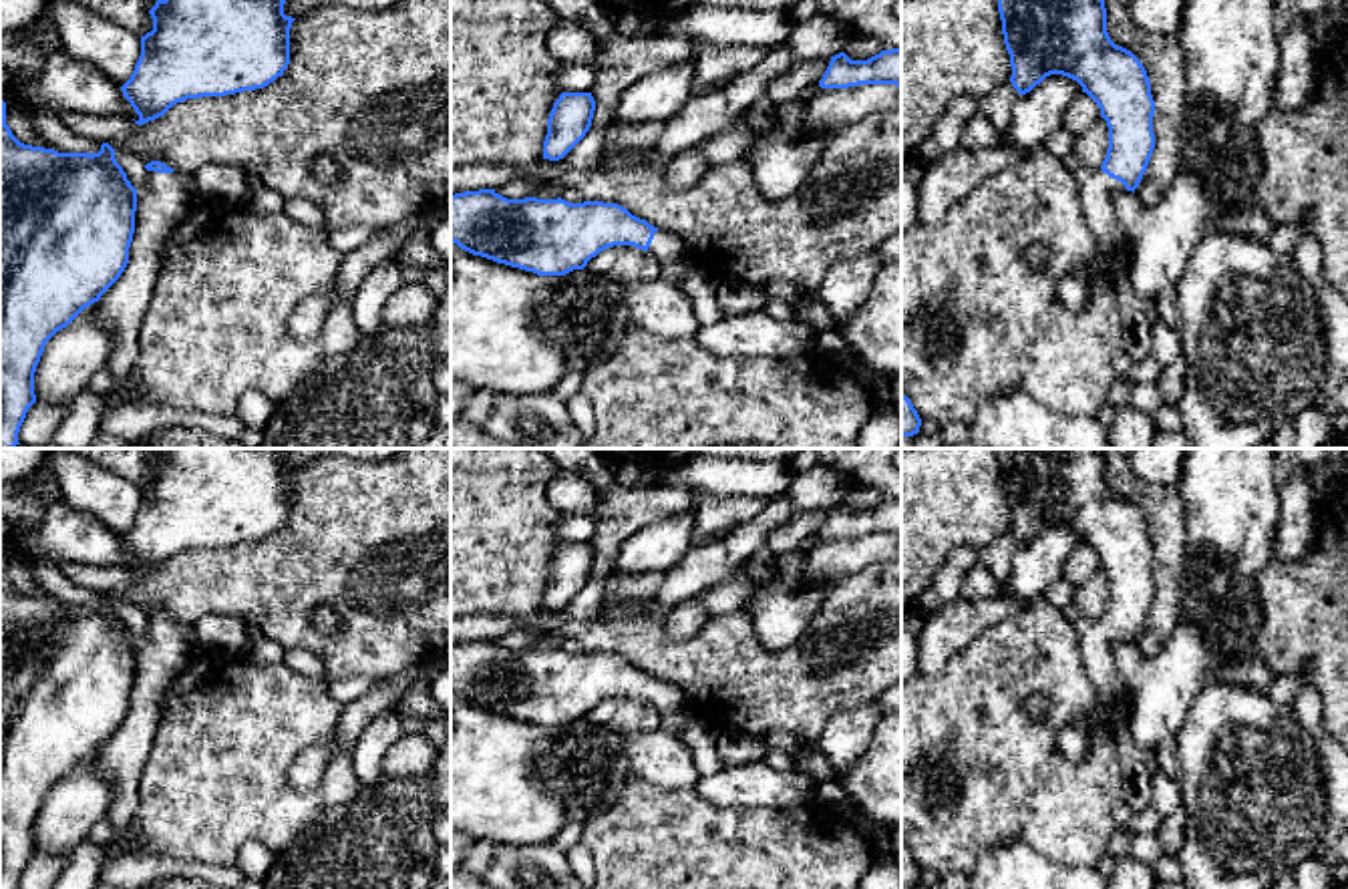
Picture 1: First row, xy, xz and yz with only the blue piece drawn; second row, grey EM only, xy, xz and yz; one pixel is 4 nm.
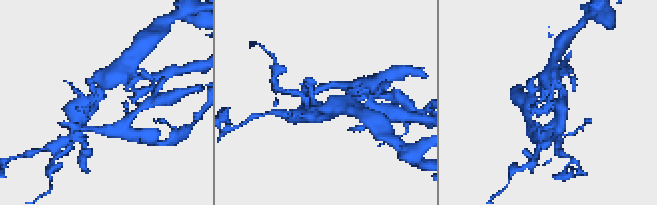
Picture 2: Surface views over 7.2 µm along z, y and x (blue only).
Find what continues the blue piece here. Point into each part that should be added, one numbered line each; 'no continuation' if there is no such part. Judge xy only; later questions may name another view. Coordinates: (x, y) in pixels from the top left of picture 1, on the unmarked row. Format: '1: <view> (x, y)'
1: xy (165, 650)

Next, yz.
1: yz (1097, 640)

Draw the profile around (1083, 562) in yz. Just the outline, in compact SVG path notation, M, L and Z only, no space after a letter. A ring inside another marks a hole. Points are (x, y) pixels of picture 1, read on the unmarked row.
M1080 543L1064 563L1062 579L1072 585L1080 585L1101 567L1099 555Z

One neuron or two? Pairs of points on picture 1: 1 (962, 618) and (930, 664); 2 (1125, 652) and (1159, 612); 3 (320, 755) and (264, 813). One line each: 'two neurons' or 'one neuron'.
1: one neuron
2: two neurons
3: two neurons

